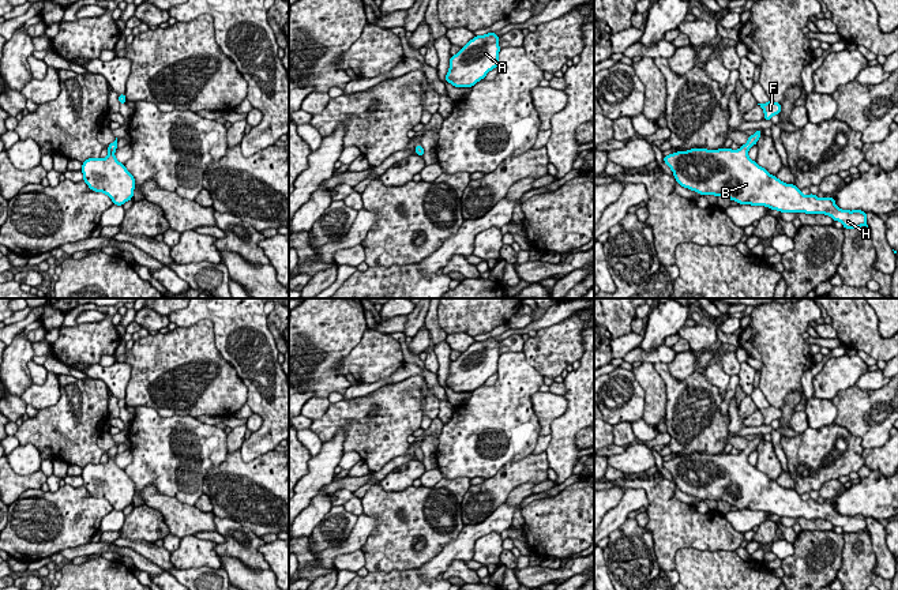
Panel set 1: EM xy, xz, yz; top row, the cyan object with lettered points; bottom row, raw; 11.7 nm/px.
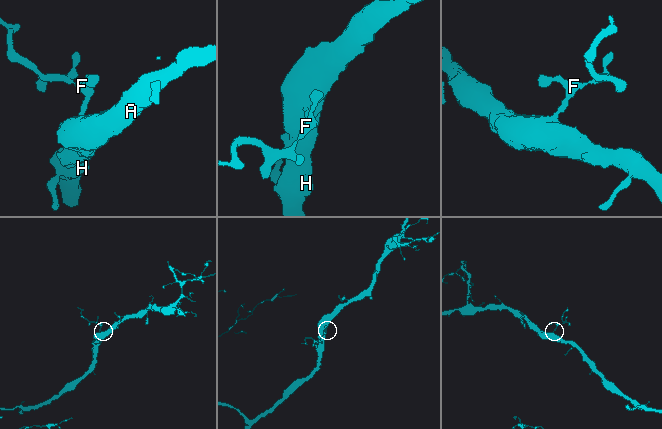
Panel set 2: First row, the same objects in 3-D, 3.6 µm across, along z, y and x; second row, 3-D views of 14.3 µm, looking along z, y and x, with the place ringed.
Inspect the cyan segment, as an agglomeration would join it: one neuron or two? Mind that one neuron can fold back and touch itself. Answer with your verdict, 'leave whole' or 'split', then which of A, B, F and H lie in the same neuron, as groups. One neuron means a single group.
leave whole; A B F H

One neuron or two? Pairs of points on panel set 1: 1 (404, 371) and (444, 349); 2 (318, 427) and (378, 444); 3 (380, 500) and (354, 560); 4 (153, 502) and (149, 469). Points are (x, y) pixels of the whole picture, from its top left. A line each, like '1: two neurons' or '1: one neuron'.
1: two neurons
2: one neuron
3: two neurons
4: two neurons

